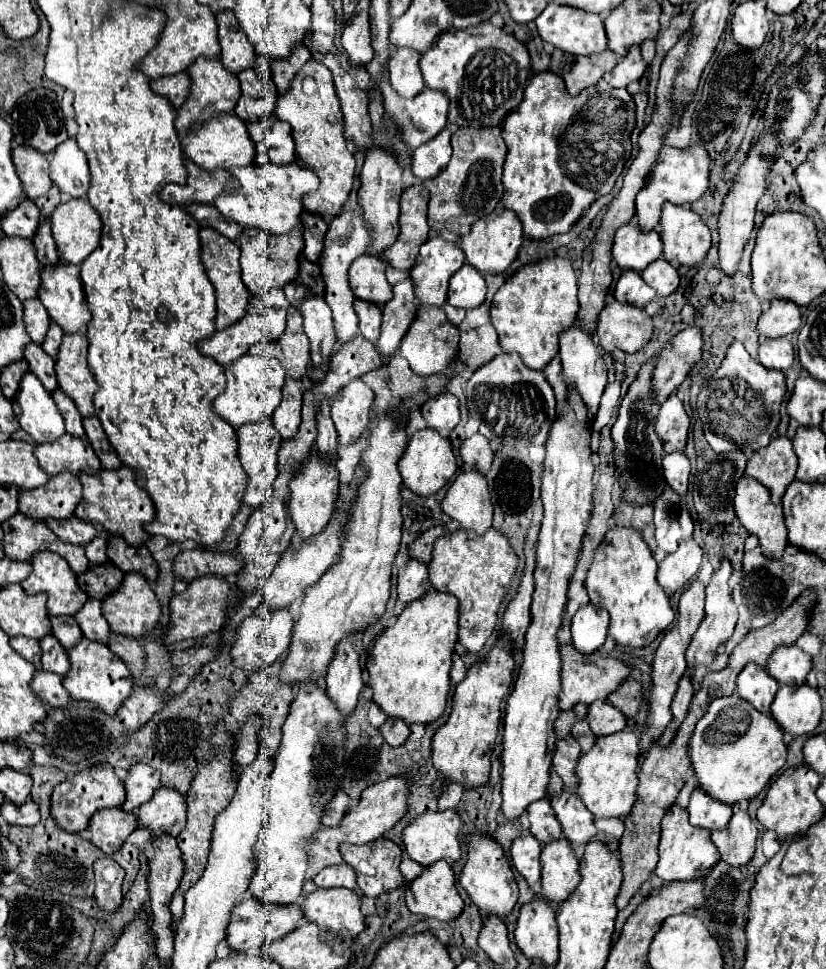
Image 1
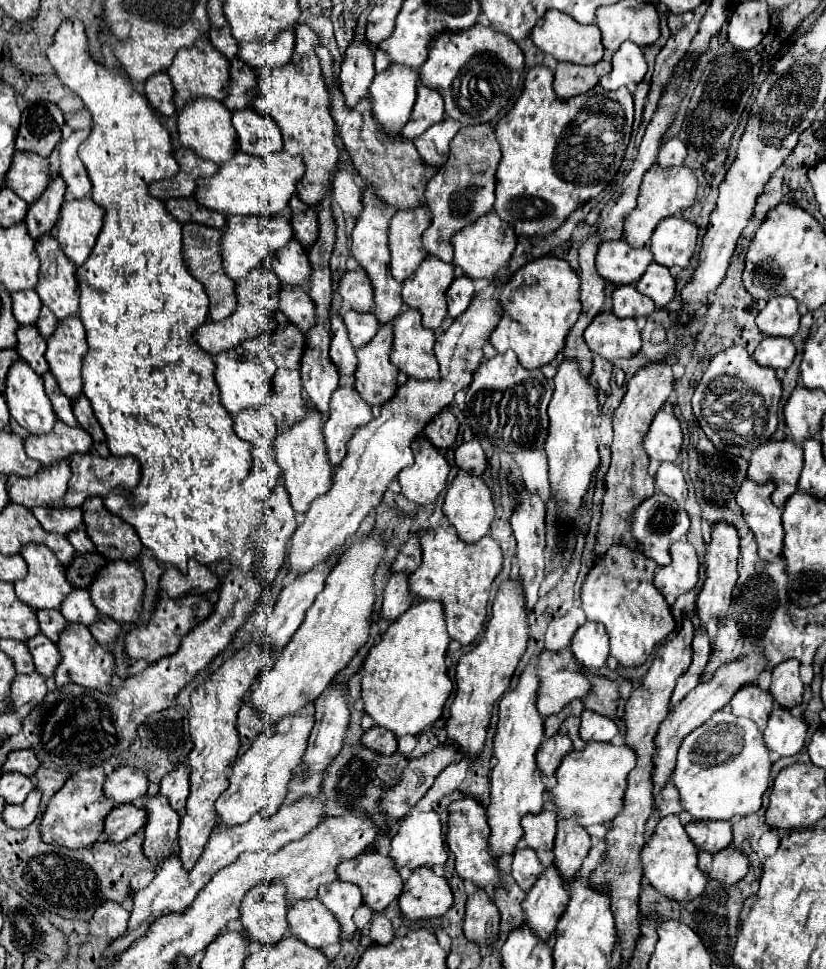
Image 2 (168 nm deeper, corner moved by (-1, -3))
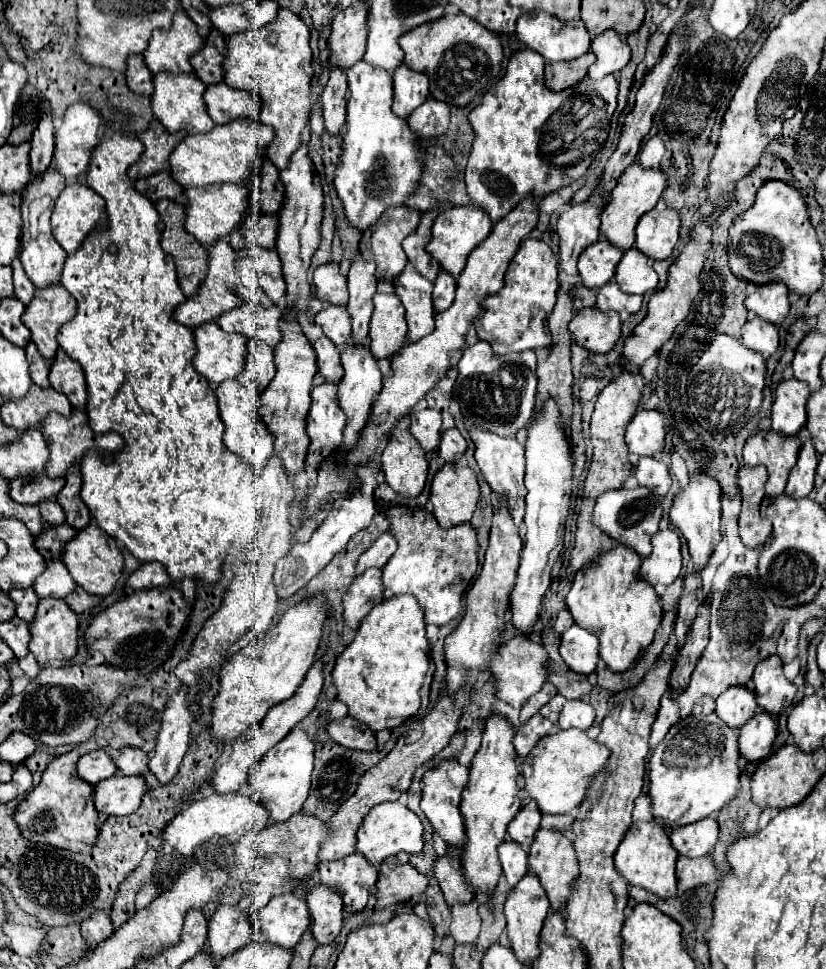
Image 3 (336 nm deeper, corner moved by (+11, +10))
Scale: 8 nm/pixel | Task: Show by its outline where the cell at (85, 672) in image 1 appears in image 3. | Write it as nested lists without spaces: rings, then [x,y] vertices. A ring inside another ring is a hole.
[[[42,598],[30,628],[30,652],[40,666],[54,660],[70,662],[78,654],[78,618],[64,600]]]

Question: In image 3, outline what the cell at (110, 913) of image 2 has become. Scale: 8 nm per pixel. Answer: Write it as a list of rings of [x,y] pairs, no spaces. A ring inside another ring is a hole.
[[[98,910],[82,922],[82,936],[86,938],[90,948],[94,948],[98,942],[106,940],[112,932],[114,932],[114,924],[112,924],[108,910]]]

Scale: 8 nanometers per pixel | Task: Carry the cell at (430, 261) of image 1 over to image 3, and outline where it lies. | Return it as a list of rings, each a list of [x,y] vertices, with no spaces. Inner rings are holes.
[[[408,264],[394,278],[396,296],[406,308],[408,340],[420,340],[434,332],[434,306],[432,306],[432,282],[420,276],[420,272]]]

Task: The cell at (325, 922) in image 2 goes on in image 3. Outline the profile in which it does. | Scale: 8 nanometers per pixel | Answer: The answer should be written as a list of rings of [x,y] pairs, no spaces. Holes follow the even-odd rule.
[[[294,894],[270,898],[266,908],[258,912],[256,920],[266,940],[284,948],[294,948],[312,924],[306,902]]]

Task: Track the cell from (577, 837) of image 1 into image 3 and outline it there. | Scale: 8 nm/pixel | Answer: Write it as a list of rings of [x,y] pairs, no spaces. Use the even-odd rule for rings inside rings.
[[[540,828],[530,848],[528,864],[530,864],[530,870],[540,878],[540,884],[544,886],[550,898],[552,910],[562,908],[570,898],[570,884],[574,882],[574,876],[578,876],[578,860],[576,860],[574,844],[556,828]]]

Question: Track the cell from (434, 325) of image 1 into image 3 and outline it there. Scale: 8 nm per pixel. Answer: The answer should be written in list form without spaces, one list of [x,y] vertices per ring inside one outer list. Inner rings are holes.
[[[376,294],[370,320],[370,350],[376,358],[392,358],[406,342],[404,306],[396,294]]]

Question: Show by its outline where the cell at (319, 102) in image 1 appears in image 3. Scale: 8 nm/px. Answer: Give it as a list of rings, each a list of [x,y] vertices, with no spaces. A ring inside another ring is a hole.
[[[280,8],[278,18],[268,26],[254,28],[250,32],[234,34],[228,42],[228,54],[224,58],[224,82],[236,90],[246,90],[258,96],[262,124],[274,128],[278,140],[270,146],[268,158],[278,170],[290,166],[292,154],[302,144],[302,130],[310,126],[312,100],[310,86],[314,78],[310,30],[306,22],[294,12]]]

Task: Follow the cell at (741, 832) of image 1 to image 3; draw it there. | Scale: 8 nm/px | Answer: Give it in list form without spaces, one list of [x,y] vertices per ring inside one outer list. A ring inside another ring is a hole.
[[[706,854],[702,858],[680,856],[678,866],[676,866],[676,876],[678,876],[678,882],[680,882],[678,894],[682,894],[686,888],[710,884],[710,882],[716,882],[720,878],[712,854]]]

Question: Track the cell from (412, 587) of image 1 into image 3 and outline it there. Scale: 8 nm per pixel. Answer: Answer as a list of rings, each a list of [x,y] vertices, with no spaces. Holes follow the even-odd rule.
[[[368,568],[360,574],[350,592],[344,596],[344,622],[346,626],[358,626],[368,612],[384,600],[384,586],[382,586],[382,568]]]

